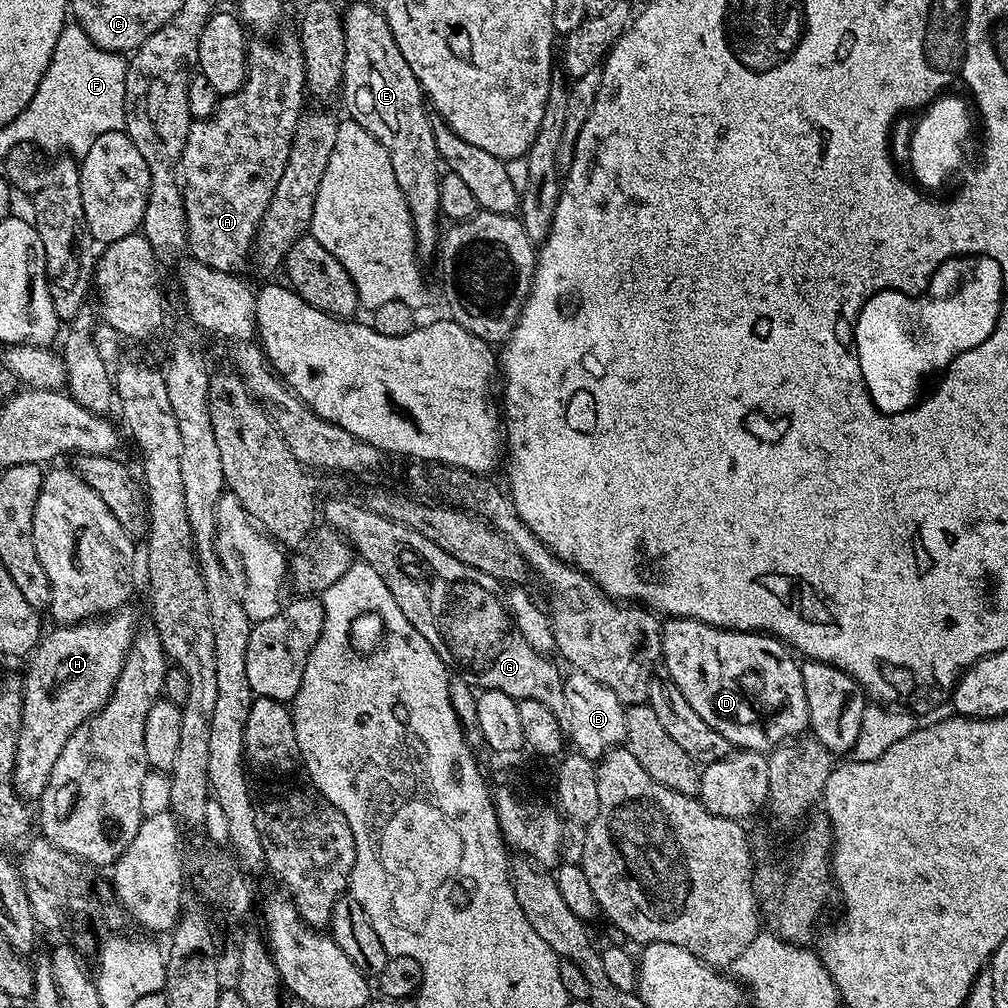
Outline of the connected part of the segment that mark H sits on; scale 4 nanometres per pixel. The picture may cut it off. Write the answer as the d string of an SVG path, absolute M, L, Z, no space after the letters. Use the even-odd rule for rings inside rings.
M125 606L103 618L53 627L53 632L49 636L47 633L31 653L27 661L28 673L23 673L22 676L22 722L16 739L16 757L12 771L12 785L25 801L39 801L40 795L46 790L46 782L50 782L50 770L54 770L54 762L58 762L58 754L62 754L62 746L66 746L70 734L87 724L110 698L118 682L118 674L122 670L126 654L136 638L138 621L130 609L131 607Z

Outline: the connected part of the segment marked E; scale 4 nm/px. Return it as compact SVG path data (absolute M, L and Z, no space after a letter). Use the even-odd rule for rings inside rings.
M352 4L346 8L343 17L346 46L342 85L344 108L350 119L365 128L384 147L386 154L390 154L394 178L398 178L398 186L410 210L416 255L427 262L431 256L437 255L441 246L442 217L438 206L438 186L442 163L435 148L426 93L420 89L418 78L414 78L414 70L410 70L406 58L402 58L402 50L398 50L398 42L394 42L388 19L379 7Z

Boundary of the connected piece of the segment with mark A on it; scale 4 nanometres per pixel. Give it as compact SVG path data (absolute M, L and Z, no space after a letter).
M295 35L284 36L277 44L271 44L268 38L256 38L248 46L248 73L244 79L244 85L234 96L223 97L217 103L215 110L206 117L196 118L191 121L189 133L186 134L185 148L182 150L179 171L182 173L182 189L185 206L185 222L187 224L187 255L193 261L206 265L214 271L239 273L239 268L249 263L252 243L256 236L256 230L263 214L270 206L270 200L274 195L278 180L286 167L287 155L290 154L291 140L294 138L295 127L298 126L299 118L305 111L306 89L304 87L304 59L300 49L300 41Z

